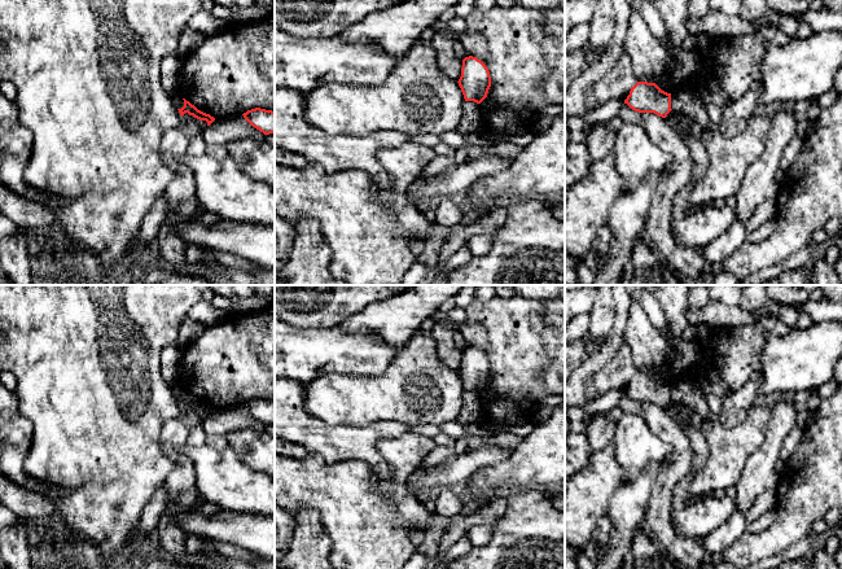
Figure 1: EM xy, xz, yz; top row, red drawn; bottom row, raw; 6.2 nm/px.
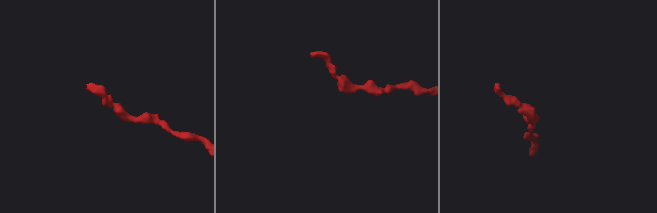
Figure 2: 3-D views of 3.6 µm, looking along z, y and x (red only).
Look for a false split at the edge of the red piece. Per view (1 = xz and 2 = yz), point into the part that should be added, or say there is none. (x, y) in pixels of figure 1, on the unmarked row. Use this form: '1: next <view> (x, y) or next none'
1: next none
2: next none

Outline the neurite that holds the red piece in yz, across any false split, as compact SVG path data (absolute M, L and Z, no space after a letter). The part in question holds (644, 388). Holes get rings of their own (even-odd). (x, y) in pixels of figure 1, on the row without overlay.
M637 372L624 390L632 401L654 403L666 408L671 399L671 384L662 381L655 373Z

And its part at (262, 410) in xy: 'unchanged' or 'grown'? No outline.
unchanged

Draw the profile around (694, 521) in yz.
M709 496L672 512L671 522L676 534L702 539L728 520L736 509L734 500Z

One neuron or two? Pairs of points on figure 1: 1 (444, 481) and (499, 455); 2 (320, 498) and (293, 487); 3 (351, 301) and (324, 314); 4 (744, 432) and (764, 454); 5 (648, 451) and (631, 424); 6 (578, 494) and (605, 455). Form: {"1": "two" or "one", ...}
{"1": "one", "2": "one", "3": "one", "4": "two", "5": "one", "6": "one"}

